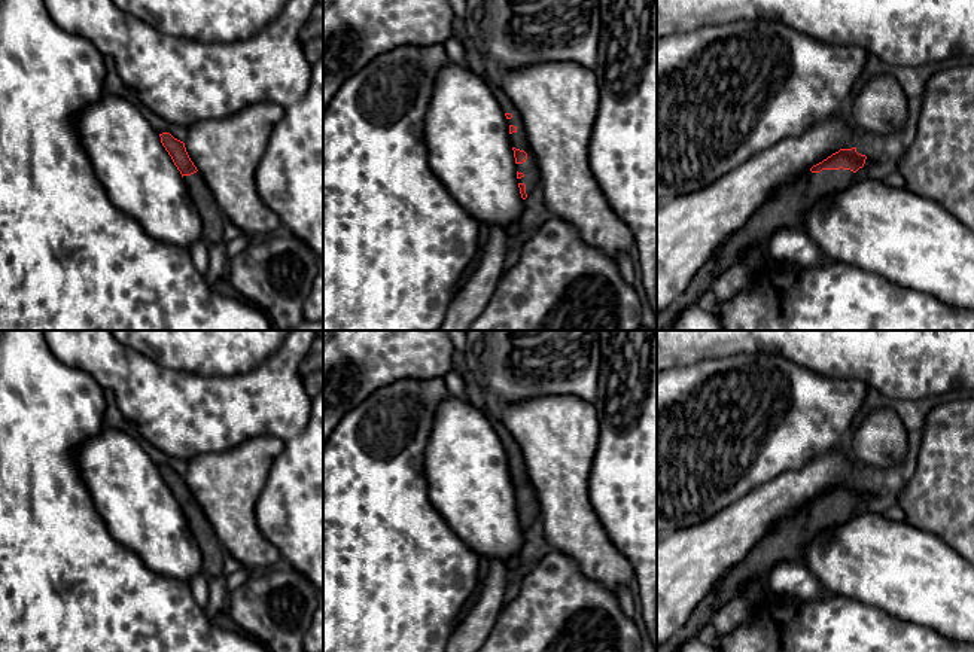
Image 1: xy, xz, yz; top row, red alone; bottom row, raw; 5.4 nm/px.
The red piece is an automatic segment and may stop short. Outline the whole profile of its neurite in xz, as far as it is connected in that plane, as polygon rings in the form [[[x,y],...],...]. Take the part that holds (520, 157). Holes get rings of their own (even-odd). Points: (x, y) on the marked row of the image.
[[[503,89],[496,91],[497,101],[505,112],[509,125],[509,141],[512,144],[514,158],[517,164],[517,179],[521,198],[526,199],[527,195],[539,186],[539,170],[536,159],[529,146],[523,119],[518,110],[514,107],[509,97]]]

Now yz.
[[[856,147],[840,149],[810,170],[801,173],[792,183],[779,188],[746,222],[730,235],[722,246],[712,271],[701,275],[669,313],[676,316],[685,307],[696,305],[698,296],[710,290],[724,271],[739,262],[739,255],[748,249],[767,247],[773,234],[780,228],[801,229],[806,213],[828,196],[846,189],[855,173],[864,167],[867,156]]]

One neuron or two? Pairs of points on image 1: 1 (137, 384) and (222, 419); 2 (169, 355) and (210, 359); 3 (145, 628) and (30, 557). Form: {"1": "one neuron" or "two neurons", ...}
{"1": "one neuron", "2": "one neuron", "3": "one neuron"}

